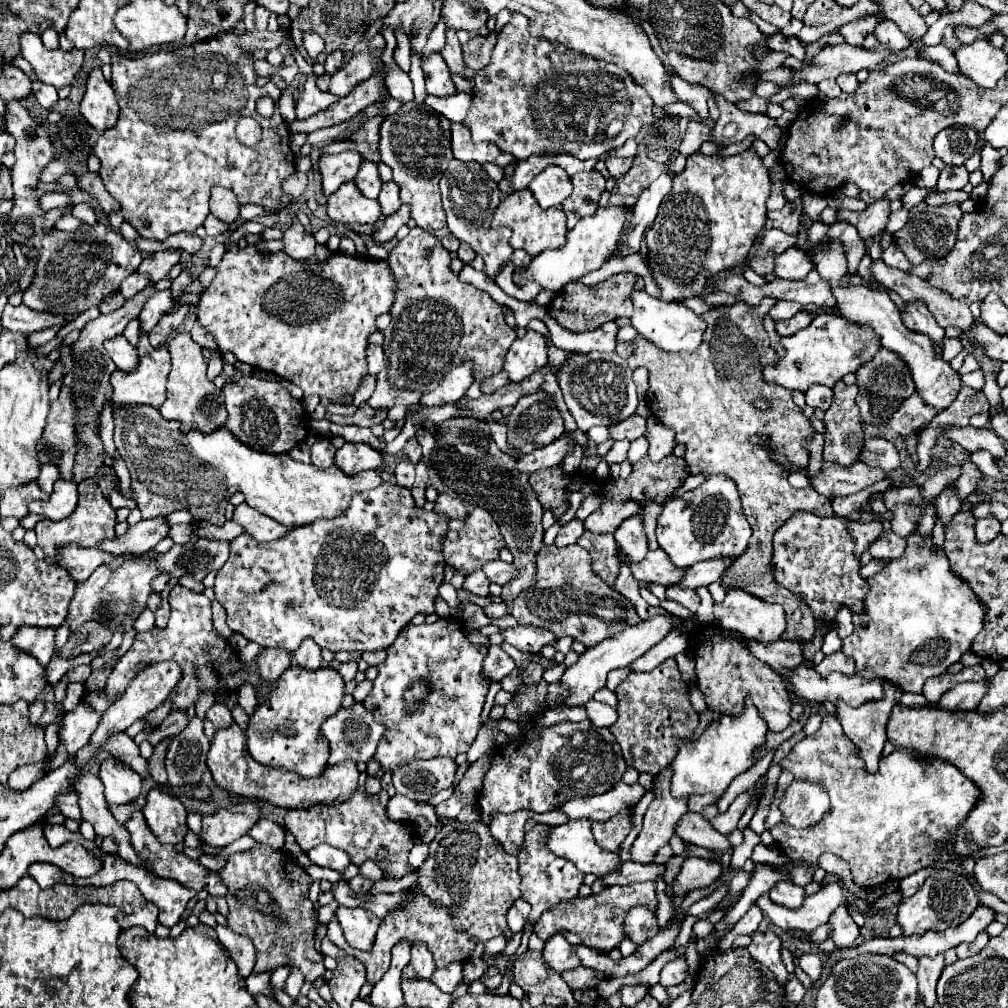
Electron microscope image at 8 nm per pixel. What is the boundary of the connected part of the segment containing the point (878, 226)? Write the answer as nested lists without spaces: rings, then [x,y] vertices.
[[[887,198],[869,204],[863,212],[839,210],[839,214],[837,214],[837,218],[845,218],[845,222],[853,222],[853,226],[857,226],[857,230],[861,230],[863,238],[883,234],[887,222],[889,222],[889,216],[891,216],[891,202]]]

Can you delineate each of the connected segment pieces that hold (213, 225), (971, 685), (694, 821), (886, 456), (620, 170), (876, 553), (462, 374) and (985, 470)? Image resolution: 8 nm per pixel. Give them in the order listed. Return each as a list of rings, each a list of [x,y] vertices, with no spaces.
[[[209,214],[207,218],[205,218],[205,230],[207,230],[207,234],[209,236],[219,236],[219,234],[225,234],[227,230],[229,230],[229,224],[225,224],[225,222],[221,222],[219,218],[215,218],[213,214]]]
[[[987,680],[983,682],[963,682],[957,684],[953,690],[945,692],[939,702],[935,702],[933,706],[941,708],[941,710],[949,710],[949,712],[965,712],[965,710],[975,710],[977,702],[983,698],[987,690]]]
[[[687,812],[685,818],[681,818],[681,826],[677,826],[677,836],[681,836],[689,844],[705,846],[709,850],[721,850],[723,854],[733,850],[729,838],[717,832],[709,820],[695,812]]]
[[[879,436],[863,440],[863,448],[859,454],[859,460],[865,462],[867,466],[877,466],[883,470],[893,470],[893,466],[899,466],[899,454],[895,446]]]
[[[609,158],[605,164],[613,178],[621,178],[631,168],[631,162],[633,162],[633,158]]]
[[[887,530],[887,532],[883,532],[879,538],[875,538],[875,540],[869,544],[867,552],[869,552],[873,558],[877,558],[877,560],[891,562],[891,560],[901,558],[901,556],[905,554],[905,544],[907,544],[905,538],[897,536],[893,530]]]
[[[463,362],[455,366],[451,372],[445,374],[445,378],[437,384],[435,390],[423,394],[421,404],[425,406],[441,406],[447,402],[457,402],[465,396],[467,388],[475,382],[473,378],[473,362]]]
[[[973,452],[971,454],[971,462],[977,466],[977,470],[989,478],[995,478],[999,480],[999,468],[997,468],[997,462],[995,458],[989,454],[989,452]]]

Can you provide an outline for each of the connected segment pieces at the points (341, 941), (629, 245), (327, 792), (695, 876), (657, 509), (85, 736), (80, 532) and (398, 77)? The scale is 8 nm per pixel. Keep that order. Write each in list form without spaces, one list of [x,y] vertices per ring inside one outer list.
[[[403,890],[403,902],[399,908],[393,908],[385,914],[385,918],[381,920],[381,926],[379,926],[379,932],[377,932],[377,940],[373,944],[373,948],[369,952],[361,952],[361,950],[355,950],[351,948],[346,942],[345,937],[339,934],[338,929],[342,929],[338,920],[333,916],[330,922],[327,924],[326,936],[336,946],[351,954],[351,956],[357,956],[363,964],[365,964],[365,970],[367,970],[367,982],[369,984],[377,984],[383,974],[389,970],[389,964],[391,964],[391,950],[393,946],[399,942],[399,940],[407,940],[411,944],[417,944],[417,942],[425,942],[429,952],[433,954],[435,958],[435,964],[437,968],[445,968],[447,964],[451,962],[465,962],[471,958],[471,952],[475,950],[475,938],[469,936],[467,932],[463,930],[457,930],[455,928],[455,916],[451,914],[451,910],[447,906],[439,906],[435,904],[431,898],[427,898],[425,894],[421,892],[409,892],[409,890]]]
[[[667,168],[667,170],[663,170],[663,174],[655,182],[651,182],[643,190],[643,194],[639,196],[639,200],[633,208],[633,222],[631,222],[631,232],[625,242],[625,250],[619,248],[617,254],[613,254],[613,256],[625,256],[625,254],[629,254],[629,250],[637,252],[641,248],[643,234],[653,224],[653,220],[657,216],[657,208],[659,208],[661,200],[667,196],[667,192],[671,190],[675,176],[677,176],[677,172],[671,172]]]
[[[233,724],[229,730],[217,730],[215,738],[211,742],[211,750],[207,754],[207,766],[213,774],[213,780],[219,788],[227,790],[233,796],[243,796],[243,798],[255,798],[255,800],[265,800],[273,806],[287,808],[287,810],[307,810],[315,804],[327,804],[327,806],[337,806],[341,802],[347,802],[353,792],[357,790],[357,778],[359,770],[353,762],[339,762],[335,766],[327,766],[325,774],[321,778],[301,778],[289,770],[281,768],[269,768],[257,764],[247,748],[245,748],[245,734],[237,724]]]
[[[691,856],[685,860],[681,872],[677,874],[677,878],[673,880],[673,896],[681,896],[685,892],[691,892],[691,890],[697,890],[697,888],[707,888],[711,886],[721,874],[721,862],[711,858],[697,858],[697,856]]]
[[[649,502],[643,507],[643,517],[645,522],[645,533],[648,539],[648,550],[655,550],[659,548],[659,544],[656,540],[656,522],[660,515],[664,503],[658,504],[655,502]]]
[[[79,704],[73,712],[69,712],[63,720],[61,744],[59,744],[55,756],[49,758],[47,772],[59,768],[73,754],[77,754],[77,750],[83,748],[89,742],[89,738],[95,732],[97,724],[99,724],[99,712],[91,710],[87,704]]]
[[[87,478],[85,482],[79,482],[79,504],[77,510],[61,520],[61,522],[53,522],[53,520],[41,520],[35,526],[37,532],[37,544],[43,548],[45,556],[57,556],[61,546],[65,544],[79,544],[79,546],[99,546],[103,540],[113,540],[115,538],[115,510],[111,508],[109,500],[103,496],[101,488],[97,486],[95,478]]]
[[[386,29],[381,32],[386,45],[382,56],[382,61],[387,70],[387,78],[385,80],[389,94],[401,102],[411,102],[413,100],[413,82],[409,78],[407,72],[399,70],[393,59],[393,51],[396,47],[396,38],[391,29]]]

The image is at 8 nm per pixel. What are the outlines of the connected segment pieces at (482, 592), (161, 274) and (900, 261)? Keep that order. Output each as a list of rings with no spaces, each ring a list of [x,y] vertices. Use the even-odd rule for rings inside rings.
[[[481,570],[473,572],[465,578],[463,588],[469,590],[471,594],[475,594],[475,596],[487,596],[489,594],[489,578]]]
[[[165,250],[143,256],[141,266],[137,268],[139,274],[145,274],[149,280],[163,280],[167,278],[169,270],[179,262],[179,250]]]
[[[894,244],[883,250],[882,259],[889,266],[903,270],[904,272],[908,272],[911,268],[911,264],[908,259]]]

